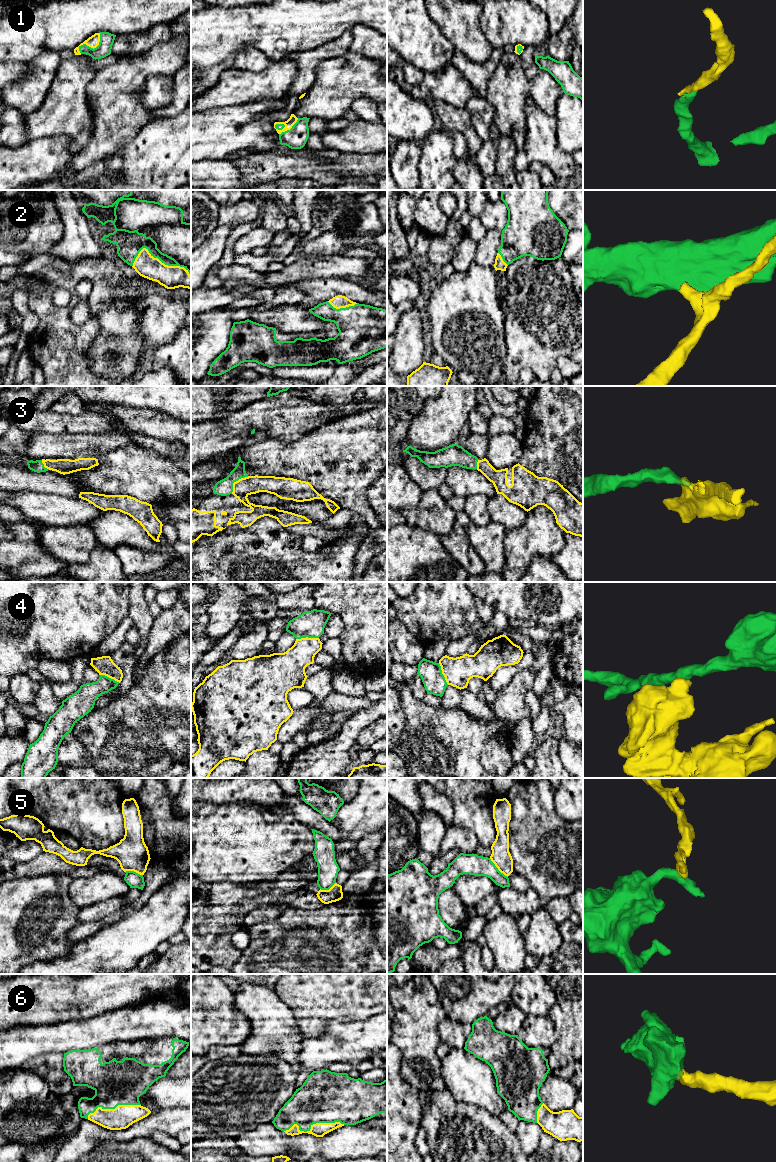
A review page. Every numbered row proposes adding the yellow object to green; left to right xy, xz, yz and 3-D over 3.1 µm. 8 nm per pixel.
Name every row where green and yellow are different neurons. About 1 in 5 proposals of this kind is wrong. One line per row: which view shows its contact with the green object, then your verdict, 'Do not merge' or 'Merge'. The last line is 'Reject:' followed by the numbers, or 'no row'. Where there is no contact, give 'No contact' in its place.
1: Touches green in xz. Merge
2: Touches green in xy. Merge
3: Touches green in xz. Merge
4: Touches green in xz. Do not merge
5: Touches green in yz. Do not merge
6: Touches green in xz. Merge
Reject: 4, 5

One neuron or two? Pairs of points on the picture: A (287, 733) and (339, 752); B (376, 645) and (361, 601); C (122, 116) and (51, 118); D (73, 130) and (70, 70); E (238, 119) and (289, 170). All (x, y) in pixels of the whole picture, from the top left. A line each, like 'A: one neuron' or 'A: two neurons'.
A: two neurons
B: one neuron
C: two neurons
D: one neuron
E: two neurons

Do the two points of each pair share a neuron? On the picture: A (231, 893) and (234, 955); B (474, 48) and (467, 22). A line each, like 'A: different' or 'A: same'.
A: same
B: same

